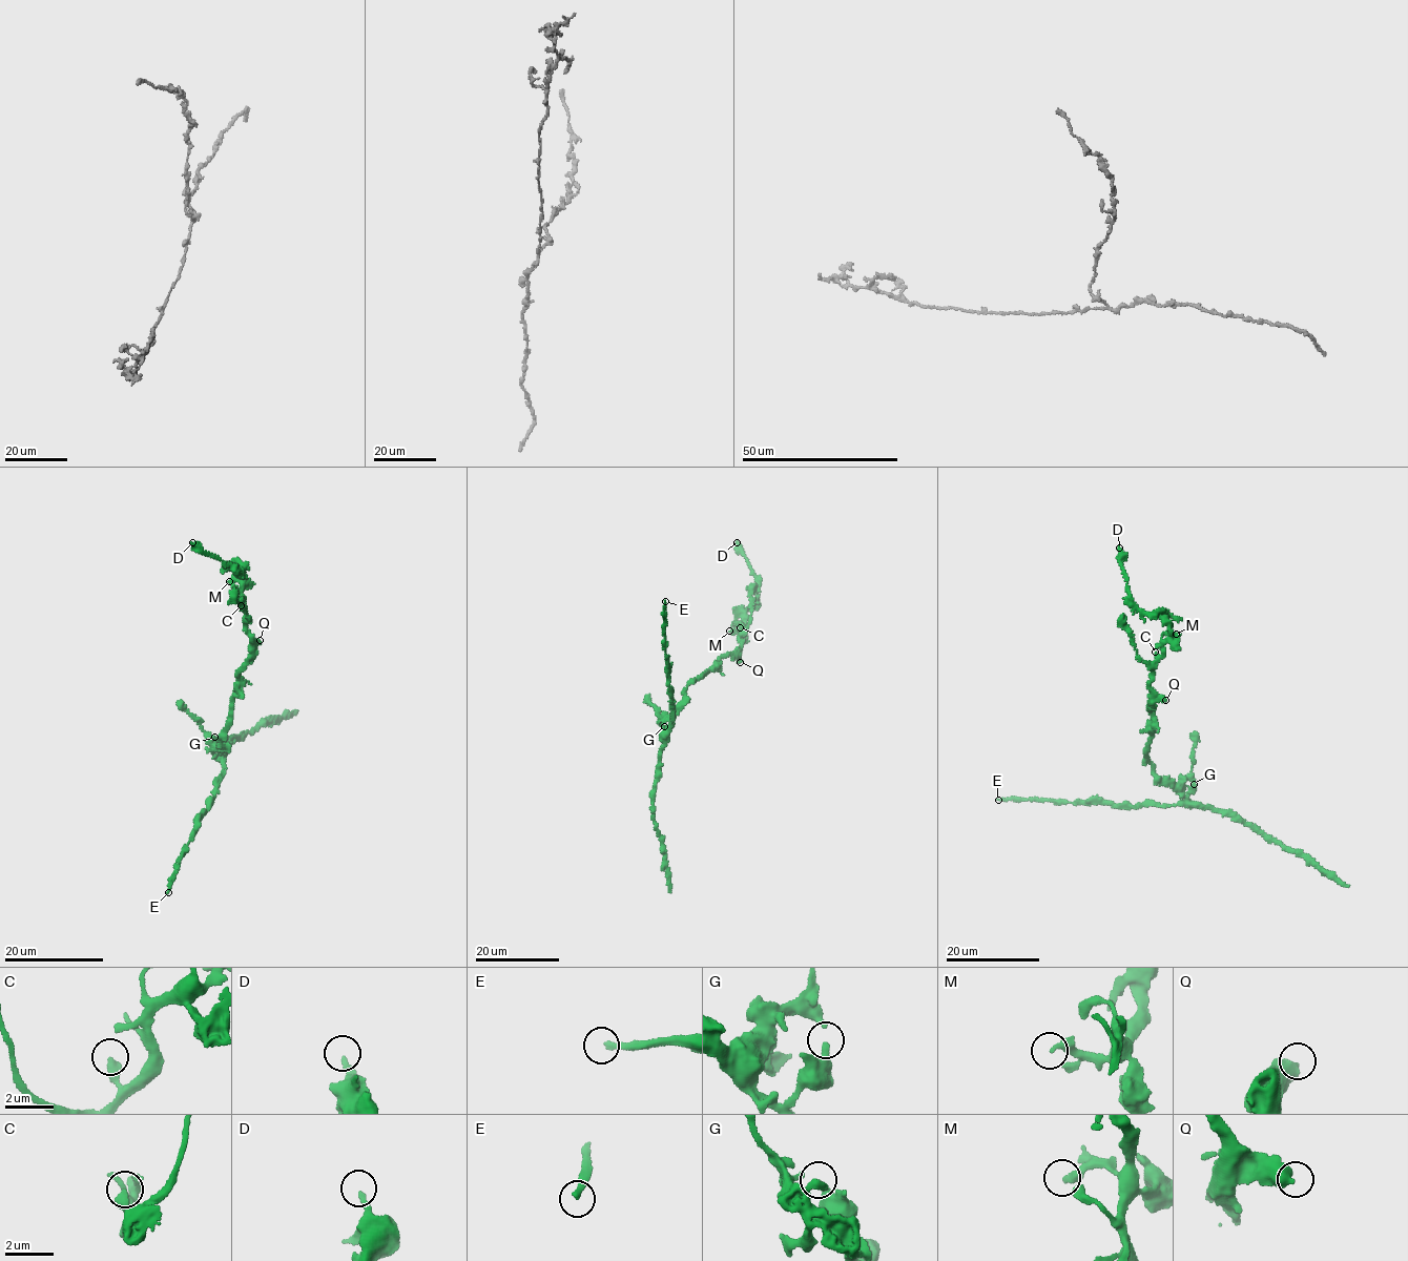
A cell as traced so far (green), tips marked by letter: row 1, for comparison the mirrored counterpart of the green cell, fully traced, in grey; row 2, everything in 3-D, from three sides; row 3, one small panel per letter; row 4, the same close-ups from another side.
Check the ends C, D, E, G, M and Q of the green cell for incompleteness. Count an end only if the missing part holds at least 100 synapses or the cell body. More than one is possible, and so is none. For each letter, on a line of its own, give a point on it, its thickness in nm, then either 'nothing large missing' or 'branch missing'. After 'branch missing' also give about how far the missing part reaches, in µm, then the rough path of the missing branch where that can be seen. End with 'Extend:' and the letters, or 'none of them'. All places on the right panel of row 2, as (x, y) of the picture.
C: at (1155, 652); 360 nm thick; nothing large missing
D: at (1119, 548); 240 nm thick; nothing large missing
E: at (998, 800); 240 nm thick; branch missing; about 80 µm are missing
G: at (1194, 784); 360 nm thick; nothing large missing
M: at (1176, 634); 360 nm thick; nothing large missing
Q: at (1165, 700); 550 nm thick; nothing large missing
Extend: E

